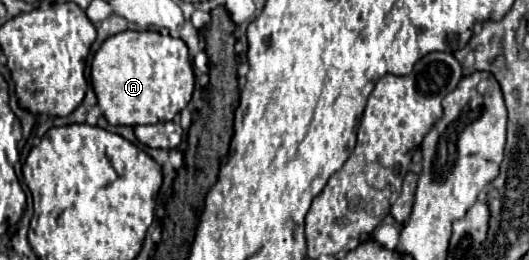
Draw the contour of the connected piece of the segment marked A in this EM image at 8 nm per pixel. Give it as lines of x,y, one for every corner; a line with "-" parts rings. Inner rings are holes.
123,31
123,33
117,33
117,35
109,37
99,47
99,51
95,53
93,63
91,63
91,85
93,85
93,91
97,95
97,105
99,105
101,113
105,115
105,119
111,125
131,125
131,127
135,127
135,125
151,125
151,123
159,123
159,121
171,121
177,113
181,113
185,109
185,105
191,101
191,93
193,93
193,87
195,87
195,77
193,77
193,67
191,67
191,59
189,59
189,53
187,53
187,45
181,39
173,39
171,35
161,35
159,31

